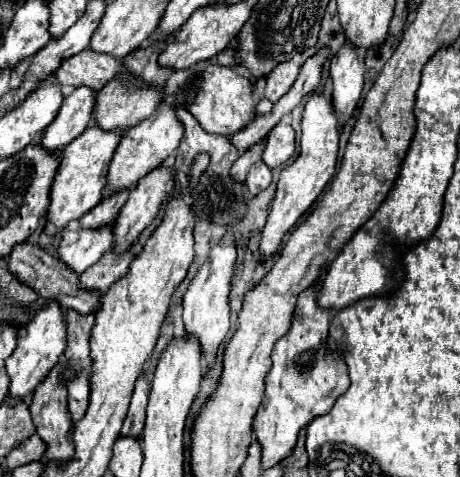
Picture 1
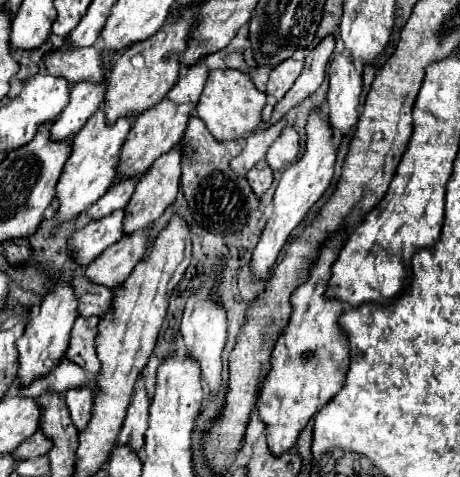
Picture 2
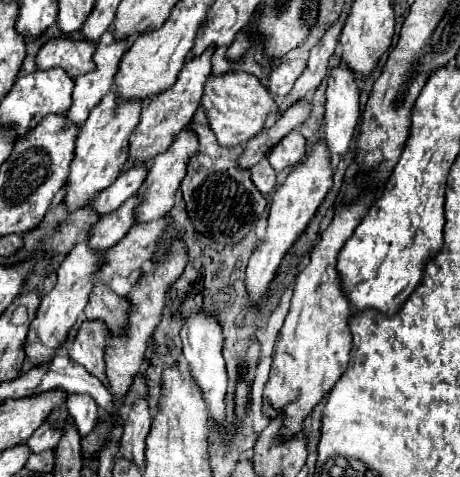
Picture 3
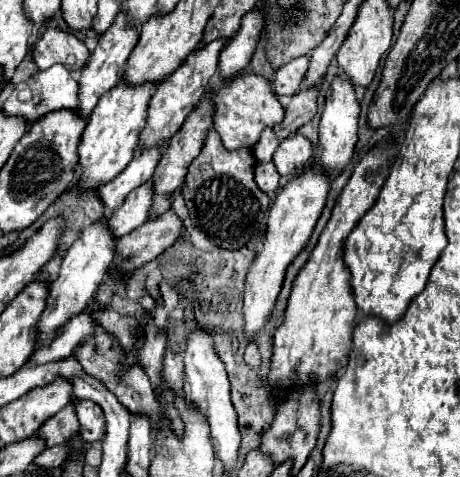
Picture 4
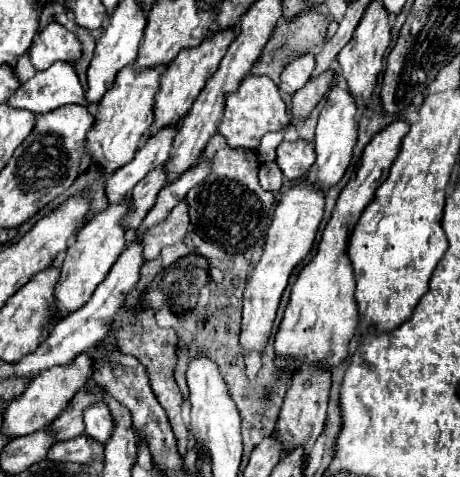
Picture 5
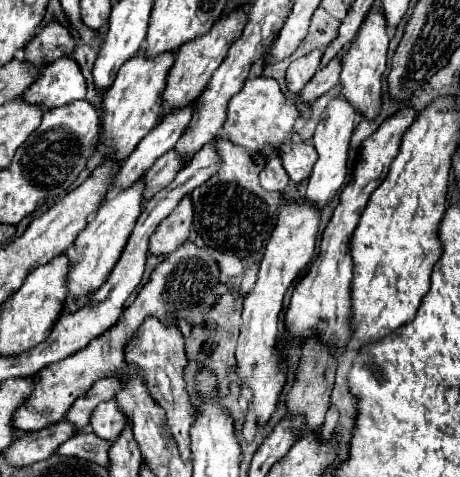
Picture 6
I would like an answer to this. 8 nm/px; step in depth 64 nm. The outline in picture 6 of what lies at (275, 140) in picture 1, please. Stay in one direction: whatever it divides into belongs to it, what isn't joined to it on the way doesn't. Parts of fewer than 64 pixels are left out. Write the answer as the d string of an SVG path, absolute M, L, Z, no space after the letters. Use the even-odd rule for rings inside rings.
M288 142L282 146L282 164L284 164L284 170L288 172L290 180L294 180L294 182L306 180L312 172L312 166L316 164L316 160L318 160L318 156L314 152L314 146L310 146L310 144Z

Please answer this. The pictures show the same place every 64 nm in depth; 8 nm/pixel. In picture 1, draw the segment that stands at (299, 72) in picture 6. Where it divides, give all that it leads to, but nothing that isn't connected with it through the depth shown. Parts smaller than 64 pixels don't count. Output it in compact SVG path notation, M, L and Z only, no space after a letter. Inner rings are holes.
M288 60L278 64L266 78L266 98L272 102L278 102L294 84L294 80L298 78L300 72L300 64Z

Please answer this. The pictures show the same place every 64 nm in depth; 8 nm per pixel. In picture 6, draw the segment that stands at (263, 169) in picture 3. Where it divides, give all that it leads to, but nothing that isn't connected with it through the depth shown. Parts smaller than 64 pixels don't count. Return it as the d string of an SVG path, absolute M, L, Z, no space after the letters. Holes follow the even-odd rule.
M274 156L268 160L268 164L264 166L264 170L260 172L260 184L264 190L270 190L270 192L276 192L276 190L284 190L288 186L288 174L284 172L284 166L282 166L282 160L280 156Z

